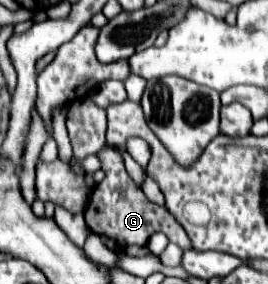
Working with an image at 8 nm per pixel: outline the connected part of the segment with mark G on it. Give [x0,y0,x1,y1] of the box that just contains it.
[85,145,189,249]

